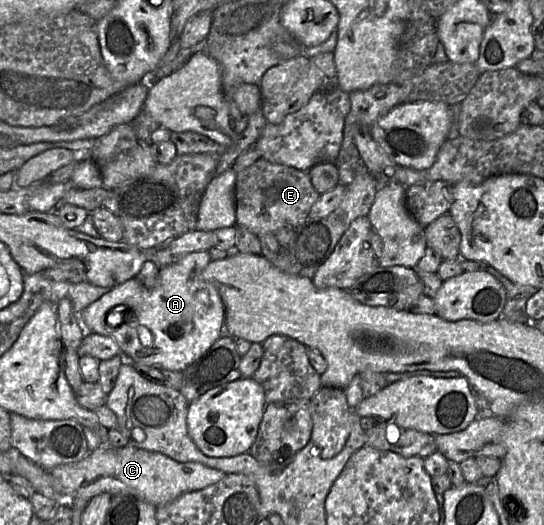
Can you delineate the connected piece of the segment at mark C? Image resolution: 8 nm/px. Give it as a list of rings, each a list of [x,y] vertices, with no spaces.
[[[131,444],[116,447],[101,445],[89,452],[82,460],[58,465],[47,470],[55,490],[69,499],[92,498],[108,493],[140,497],[156,507],[163,506],[179,496],[204,489],[221,481],[227,474],[198,462],[177,462],[159,453],[135,447]]]

